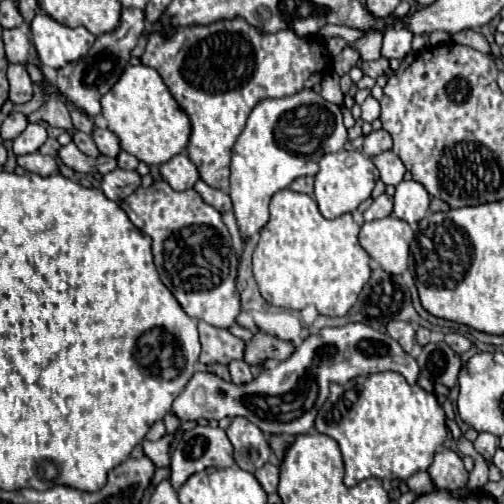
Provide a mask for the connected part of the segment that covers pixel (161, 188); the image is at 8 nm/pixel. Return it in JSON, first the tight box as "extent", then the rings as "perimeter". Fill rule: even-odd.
{"extent":[121,180,241,328],"perimeter":[[[165,180],[153,182],[149,188],[143,188],[143,186],[137,188],[131,196],[127,196],[121,202],[121,208],[127,212],[129,220],[153,240],[153,256],[155,256],[155,266],[157,266],[159,278],[171,290],[171,294],[177,298],[181,308],[191,318],[205,320],[211,326],[217,326],[217,328],[233,326],[241,312],[239,292],[235,288],[237,256],[231,246],[229,230],[221,220],[221,214],[211,204],[203,202],[203,198],[195,190],[175,192]]]}

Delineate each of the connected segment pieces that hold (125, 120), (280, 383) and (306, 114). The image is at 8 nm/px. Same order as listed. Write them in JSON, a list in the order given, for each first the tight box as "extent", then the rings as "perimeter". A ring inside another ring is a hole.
[{"extent":[101,64,191,166],"perimeter":[[[143,64],[125,68],[121,80],[101,98],[101,106],[109,130],[121,140],[121,148],[147,166],[161,166],[187,148],[191,122],[155,68]]]},{"extent":[171,324,419,436],"perimeter":[[[345,324],[341,328],[323,328],[315,334],[311,334],[307,340],[303,340],[303,344],[299,348],[295,348],[295,352],[279,362],[273,368],[263,370],[261,374],[257,374],[253,378],[253,384],[233,384],[233,382],[225,382],[215,374],[209,372],[197,372],[189,384],[185,386],[185,390],[177,396],[177,400],[173,402],[171,414],[177,416],[179,420],[221,420],[225,416],[235,418],[235,416],[245,416],[249,422],[253,422],[257,428],[261,428],[265,434],[287,434],[287,436],[297,436],[297,434],[307,434],[313,426],[313,414],[317,416],[321,404],[327,400],[329,396],[329,384],[337,382],[337,384],[345,384],[355,376],[361,374],[373,374],[373,372],[399,372],[401,376],[405,376],[405,380],[409,384],[417,384],[419,378],[419,364],[417,360],[407,354],[397,340],[393,340],[389,334],[383,334],[379,330],[373,330],[365,324]]]},{"extent":[229,92,349,240],"perimeter":[[[299,92],[299,94],[287,96],[287,98],[269,98],[269,100],[259,102],[251,110],[247,124],[233,146],[233,156],[231,156],[229,196],[233,200],[233,212],[237,218],[241,238],[243,240],[253,238],[269,222],[269,200],[275,192],[289,188],[289,184],[295,178],[315,176],[321,156],[325,156],[327,152],[343,150],[347,140],[349,140],[349,136],[347,136],[347,128],[343,124],[341,108],[337,104],[323,100],[317,92]]]}]

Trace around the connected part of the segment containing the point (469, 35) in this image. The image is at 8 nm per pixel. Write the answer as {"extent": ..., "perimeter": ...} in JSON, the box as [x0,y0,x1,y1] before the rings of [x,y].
{"extent":[453,30,489,54],"perimeter":[[[461,30],[461,32],[453,34],[453,42],[471,46],[471,48],[475,48],[475,50],[479,50],[479,52],[485,52],[485,54],[489,52],[487,40],[485,40],[479,32],[475,32],[475,30]]]}

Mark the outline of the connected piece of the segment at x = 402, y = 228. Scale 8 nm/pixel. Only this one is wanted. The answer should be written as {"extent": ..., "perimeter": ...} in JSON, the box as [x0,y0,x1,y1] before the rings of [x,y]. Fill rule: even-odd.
{"extent":[359,216,415,276],"perimeter":[[[395,216],[365,222],[359,232],[359,244],[393,276],[408,269],[409,247],[414,240],[415,232],[410,225]]]}

